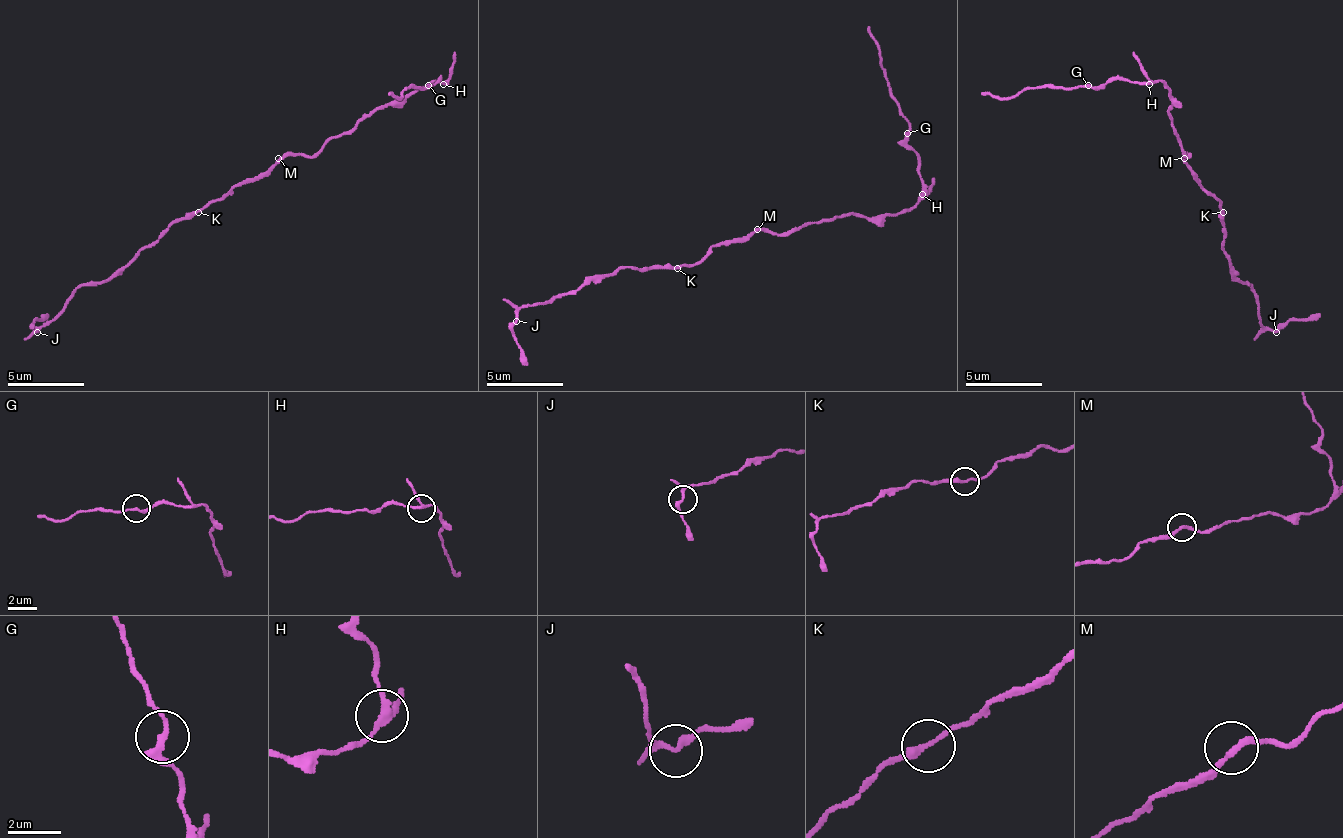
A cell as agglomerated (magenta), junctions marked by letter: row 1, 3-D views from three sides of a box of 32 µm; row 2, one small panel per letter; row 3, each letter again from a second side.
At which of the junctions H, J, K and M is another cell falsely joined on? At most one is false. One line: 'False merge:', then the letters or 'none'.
False merge: H

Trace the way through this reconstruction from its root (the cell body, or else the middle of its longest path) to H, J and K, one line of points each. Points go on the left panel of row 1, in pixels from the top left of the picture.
H: (282, 158), (290, 154), (317, 154), (332, 139), (348, 135), (378, 108), (402, 104), (432, 81), (444, 85)
J: (282, 158), (263, 173), (232, 185), (217, 200), (175, 220), (105, 281), (82, 285), (36, 331)
K: (282, 158), (263, 173), (232, 185), (217, 200), (209, 200), (198, 212)

